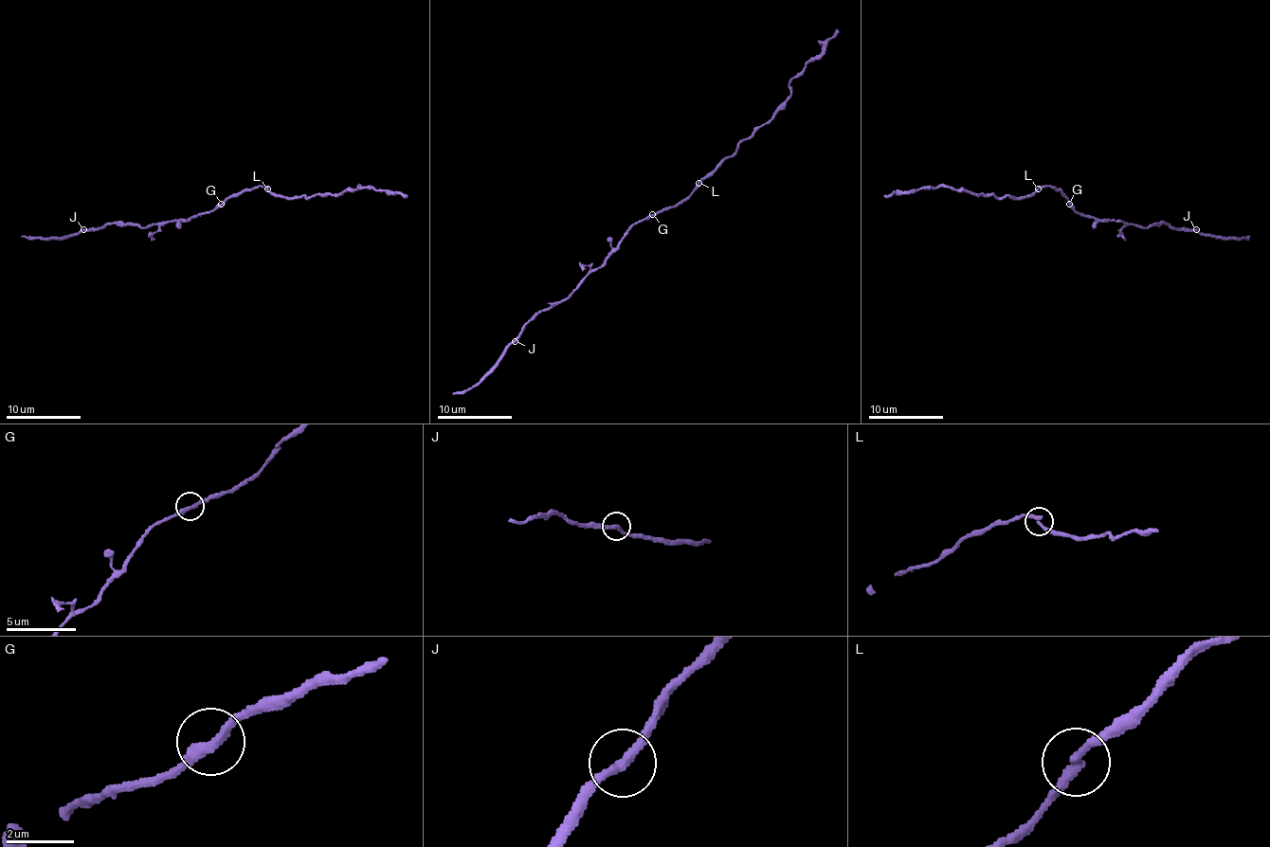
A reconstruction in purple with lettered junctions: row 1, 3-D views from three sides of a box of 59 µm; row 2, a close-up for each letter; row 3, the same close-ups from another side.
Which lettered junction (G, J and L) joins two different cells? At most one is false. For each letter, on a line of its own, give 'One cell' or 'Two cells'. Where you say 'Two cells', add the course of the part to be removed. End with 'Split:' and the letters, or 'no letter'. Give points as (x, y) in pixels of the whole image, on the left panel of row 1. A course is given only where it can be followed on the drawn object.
G: One cell
J: One cell
L: One cell
Split: no letter

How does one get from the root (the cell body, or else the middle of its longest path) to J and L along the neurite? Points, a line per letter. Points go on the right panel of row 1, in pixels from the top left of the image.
J: (1071, 206), (1079, 212), (1090, 214), (1097, 220), (1119, 220), (1144, 227), (1170, 224), (1179, 229), (1196, 229)
L: (1071, 206), (1054, 189), (1038, 189)

